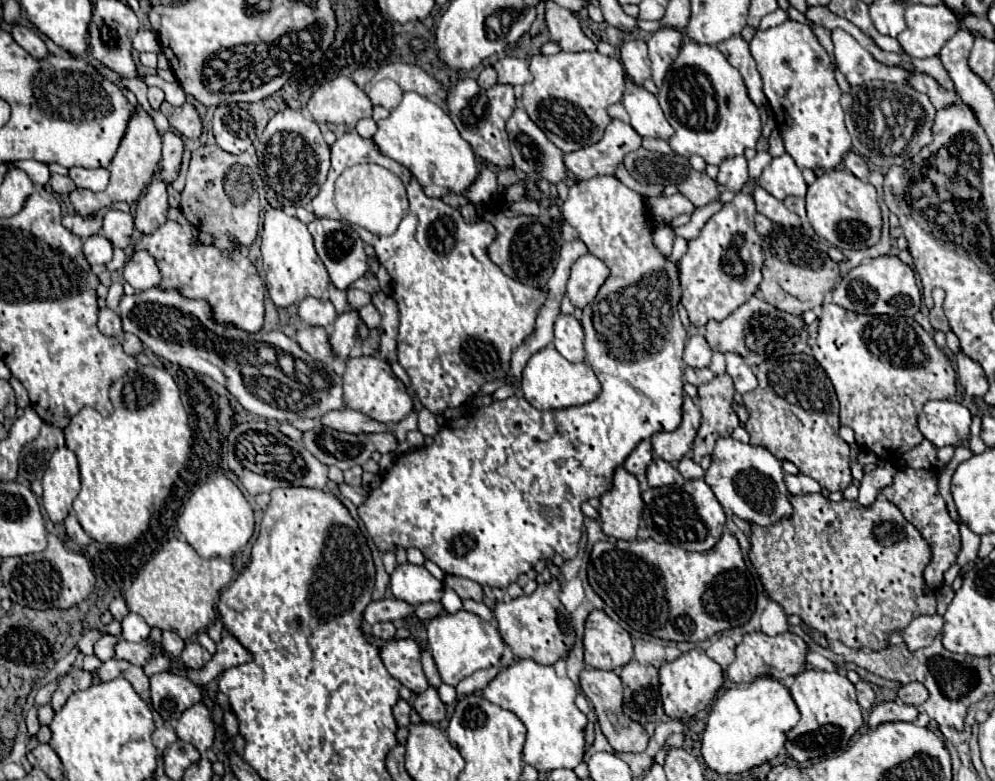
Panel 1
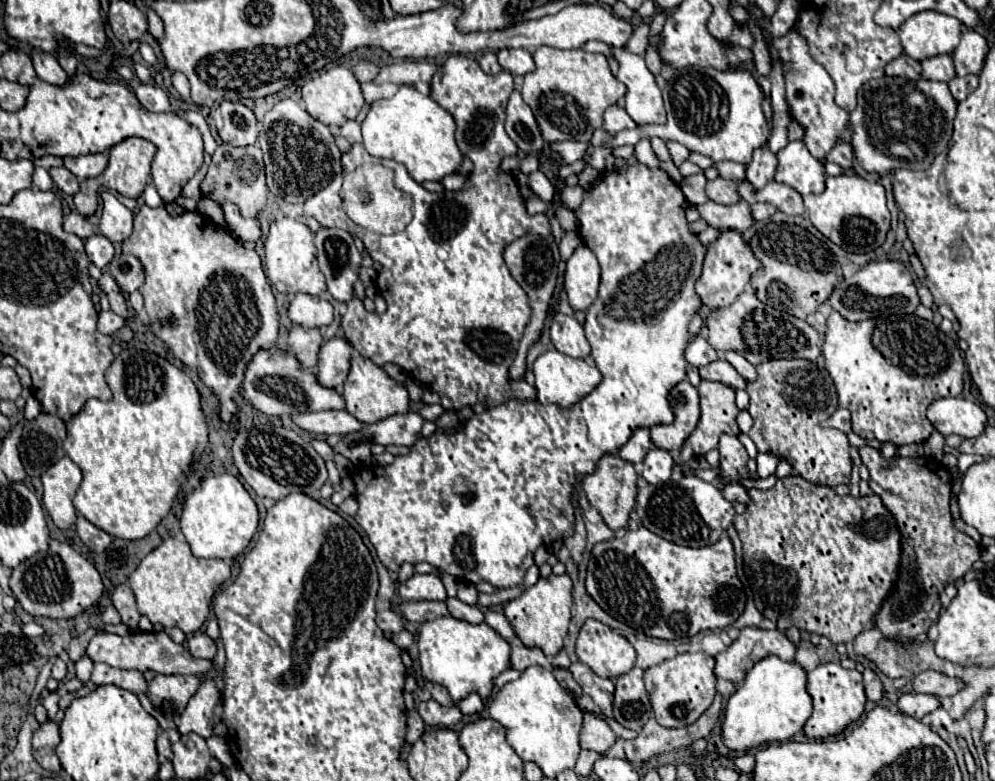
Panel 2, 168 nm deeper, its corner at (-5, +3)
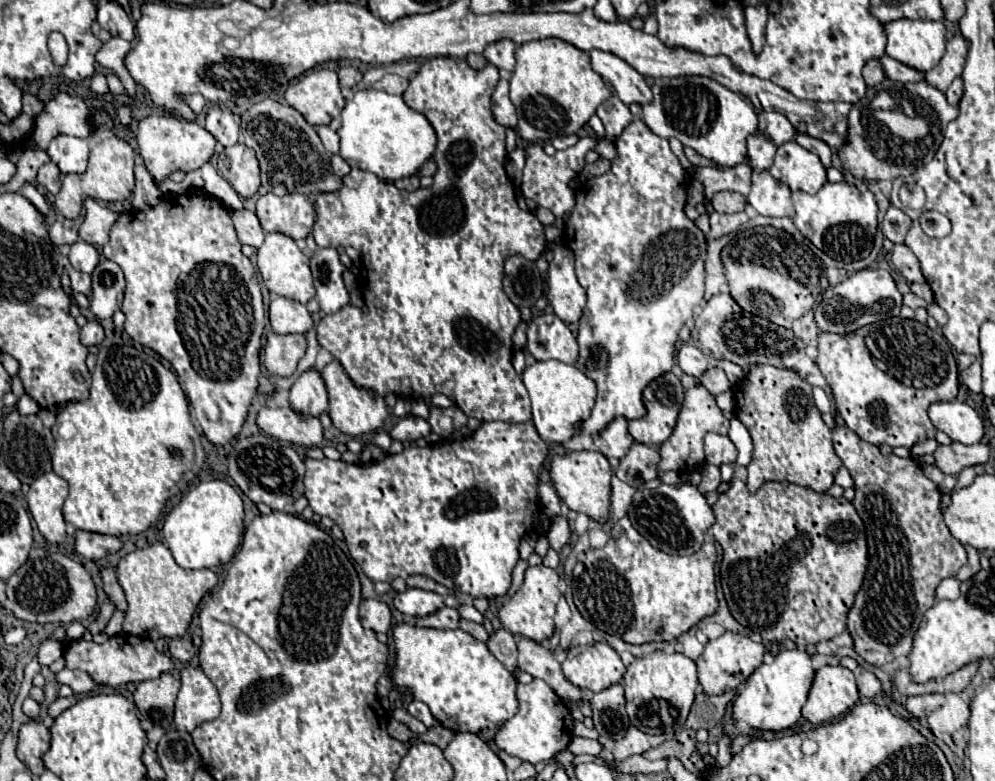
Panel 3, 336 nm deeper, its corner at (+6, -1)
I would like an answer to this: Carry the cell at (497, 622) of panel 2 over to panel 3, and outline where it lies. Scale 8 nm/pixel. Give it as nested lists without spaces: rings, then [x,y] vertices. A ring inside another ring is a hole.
[[[497,630],[491,638],[489,638],[489,650],[493,652],[493,656],[509,670],[515,672],[517,670],[517,644],[513,640],[513,634],[507,630]]]

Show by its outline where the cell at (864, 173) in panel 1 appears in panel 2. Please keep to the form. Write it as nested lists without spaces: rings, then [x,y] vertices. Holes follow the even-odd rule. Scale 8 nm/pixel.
[[[836,144],[836,148],[832,148],[832,152],[828,154],[828,160],[840,164],[842,168],[852,168],[854,166],[854,152],[850,144]]]

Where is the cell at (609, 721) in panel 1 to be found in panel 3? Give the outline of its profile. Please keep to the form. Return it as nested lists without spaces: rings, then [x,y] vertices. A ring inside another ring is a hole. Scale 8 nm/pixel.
[[[519,638],[517,646],[519,646],[519,670],[529,672],[533,678],[541,678],[543,682],[547,682],[561,700],[583,698],[583,692],[577,686],[569,684],[569,680],[565,680],[561,664],[555,660],[549,648],[529,638]]]

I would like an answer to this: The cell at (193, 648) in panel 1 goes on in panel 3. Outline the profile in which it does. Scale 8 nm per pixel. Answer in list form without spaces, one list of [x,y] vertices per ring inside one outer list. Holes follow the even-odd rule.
[[[183,636],[183,638],[171,638],[167,642],[167,648],[169,648],[171,658],[177,658],[181,662],[189,662],[193,658],[193,654],[195,654],[191,638],[187,638],[187,636]]]

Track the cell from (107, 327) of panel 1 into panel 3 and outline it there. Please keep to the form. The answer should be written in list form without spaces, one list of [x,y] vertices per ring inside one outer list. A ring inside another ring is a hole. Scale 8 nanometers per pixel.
[[[87,322],[83,328],[81,328],[81,334],[79,334],[79,340],[83,346],[97,346],[101,344],[105,338],[105,332],[101,328],[99,322]]]

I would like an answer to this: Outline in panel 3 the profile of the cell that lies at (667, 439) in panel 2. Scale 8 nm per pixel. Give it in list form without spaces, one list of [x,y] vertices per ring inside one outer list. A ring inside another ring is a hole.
[[[665,372],[651,380],[643,390],[645,416],[629,420],[629,434],[635,442],[647,446],[661,446],[673,432],[681,404],[683,386],[673,372]]]

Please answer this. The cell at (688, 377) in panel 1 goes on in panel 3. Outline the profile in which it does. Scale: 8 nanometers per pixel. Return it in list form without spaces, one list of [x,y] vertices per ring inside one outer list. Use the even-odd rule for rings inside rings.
[[[709,368],[709,370],[701,376],[699,382],[701,382],[713,396],[731,390],[731,384],[729,384],[729,380],[727,380],[727,376],[725,376],[725,372],[723,372],[721,368]]]

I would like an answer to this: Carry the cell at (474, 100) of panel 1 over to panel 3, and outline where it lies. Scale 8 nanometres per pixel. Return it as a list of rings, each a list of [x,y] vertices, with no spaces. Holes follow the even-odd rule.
[[[429,58],[419,72],[409,80],[407,90],[403,92],[403,100],[405,104],[423,114],[429,124],[433,126],[435,134],[437,134],[437,146],[433,152],[433,160],[437,164],[437,172],[433,176],[433,184],[429,188],[419,188],[415,192],[407,192],[407,190],[399,190],[395,186],[389,184],[381,184],[377,176],[373,176],[371,172],[353,168],[349,176],[343,178],[343,188],[337,192],[327,192],[327,194],[319,194],[317,196],[317,220],[315,220],[315,196],[307,196],[307,194],[285,194],[285,196],[277,196],[273,192],[267,192],[263,196],[259,196],[257,200],[257,218],[263,226],[265,232],[281,232],[285,236],[291,236],[293,240],[305,240],[311,234],[313,228],[313,236],[315,242],[321,248],[337,248],[337,246],[355,246],[357,250],[361,250],[363,256],[363,270],[361,270],[361,292],[365,292],[365,300],[367,300],[367,314],[363,314],[359,308],[355,306],[345,306],[339,312],[335,312],[333,316],[323,316],[319,326],[317,326],[317,340],[319,344],[329,350],[345,368],[347,376],[353,380],[355,386],[365,388],[369,392],[377,392],[379,396],[387,396],[389,392],[393,392],[399,398],[407,398],[407,400],[417,400],[417,398],[431,398],[433,394],[445,394],[451,400],[455,400],[455,404],[467,414],[467,416],[475,416],[477,420],[489,422],[489,420],[503,420],[503,422],[527,422],[531,418],[531,410],[529,410],[529,396],[525,392],[525,386],[521,382],[521,378],[517,376],[513,364],[511,364],[511,356],[513,356],[513,344],[511,344],[511,336],[515,332],[515,328],[521,322],[519,316],[519,308],[505,296],[503,292],[503,262],[509,254],[521,254],[530,261],[536,261],[543,252],[545,252],[545,234],[543,234],[543,226],[539,224],[537,216],[529,210],[521,210],[517,206],[515,200],[515,192],[513,192],[513,184],[505,172],[505,128],[501,124],[495,122],[495,116],[491,112],[491,94],[493,88],[499,82],[499,72],[493,64],[487,64],[481,72],[473,70],[465,60],[453,60],[453,76],[445,76],[445,58]],[[455,74],[463,76],[465,82],[459,82],[459,78],[455,78]],[[449,78],[453,78],[453,112],[445,112],[445,86],[449,82]],[[377,208],[377,210],[375,210]],[[365,220],[365,224],[363,224]],[[359,222],[363,224],[363,228],[359,230]],[[315,224],[315,226],[313,226]],[[539,236],[541,236],[541,248],[539,248]]]

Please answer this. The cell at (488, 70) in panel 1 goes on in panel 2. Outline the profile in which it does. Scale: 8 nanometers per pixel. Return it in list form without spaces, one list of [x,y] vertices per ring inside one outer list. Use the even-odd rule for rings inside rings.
[[[484,52],[484,54],[478,58],[478,64],[480,64],[480,68],[482,68],[486,74],[500,74],[500,72],[502,72],[502,68],[500,68],[494,52]]]

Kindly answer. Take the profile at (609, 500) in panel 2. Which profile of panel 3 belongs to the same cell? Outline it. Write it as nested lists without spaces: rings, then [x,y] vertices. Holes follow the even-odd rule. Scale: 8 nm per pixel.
[[[569,452],[569,454],[553,454],[549,458],[549,476],[553,488],[557,490],[559,498],[569,506],[573,512],[583,512],[595,522],[607,522],[609,518],[609,492],[611,492],[611,466],[601,452]]]

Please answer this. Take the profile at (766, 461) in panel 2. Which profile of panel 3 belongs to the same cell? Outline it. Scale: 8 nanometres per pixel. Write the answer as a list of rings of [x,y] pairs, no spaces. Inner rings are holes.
[[[731,416],[729,420],[730,429],[728,437],[739,448],[739,456],[737,456],[737,466],[747,466],[752,460],[753,442],[747,428],[735,418]]]

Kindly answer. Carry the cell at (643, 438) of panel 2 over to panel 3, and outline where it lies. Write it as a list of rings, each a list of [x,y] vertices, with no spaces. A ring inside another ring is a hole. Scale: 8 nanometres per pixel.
[[[623,416],[613,418],[601,434],[595,436],[595,446],[599,452],[603,452],[607,458],[621,458],[631,448],[633,436],[629,436],[627,420]]]

